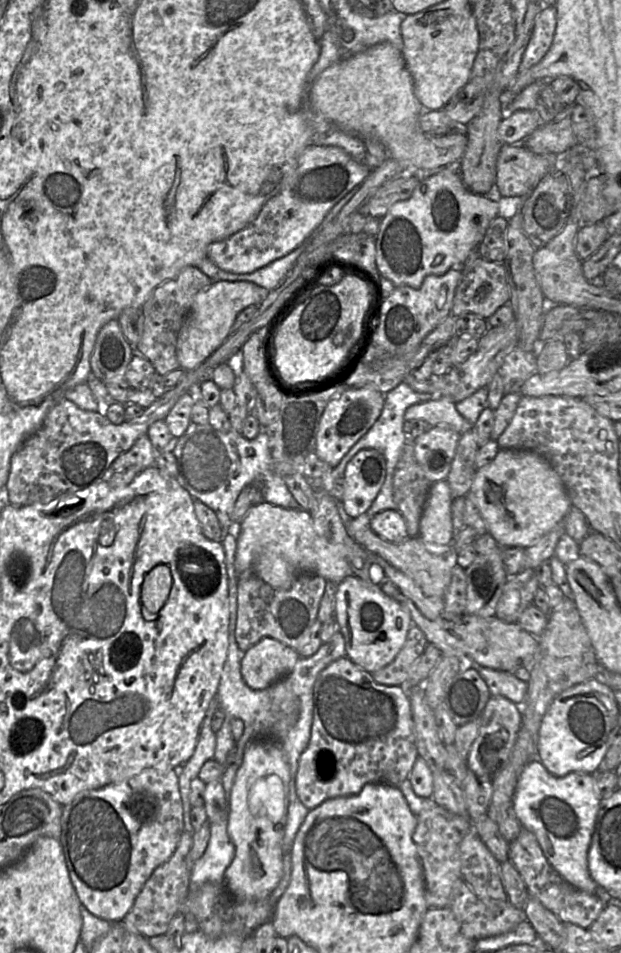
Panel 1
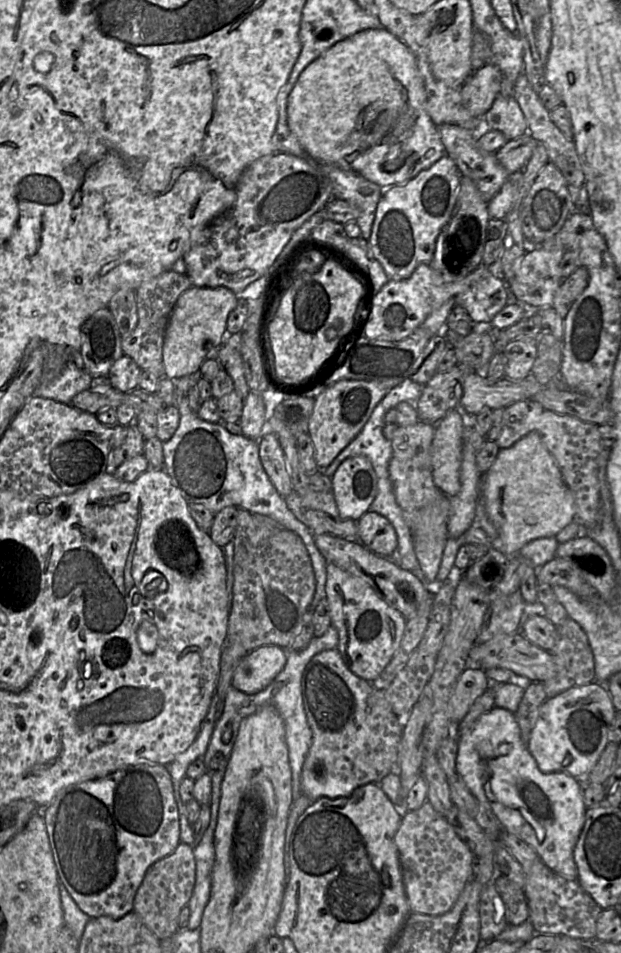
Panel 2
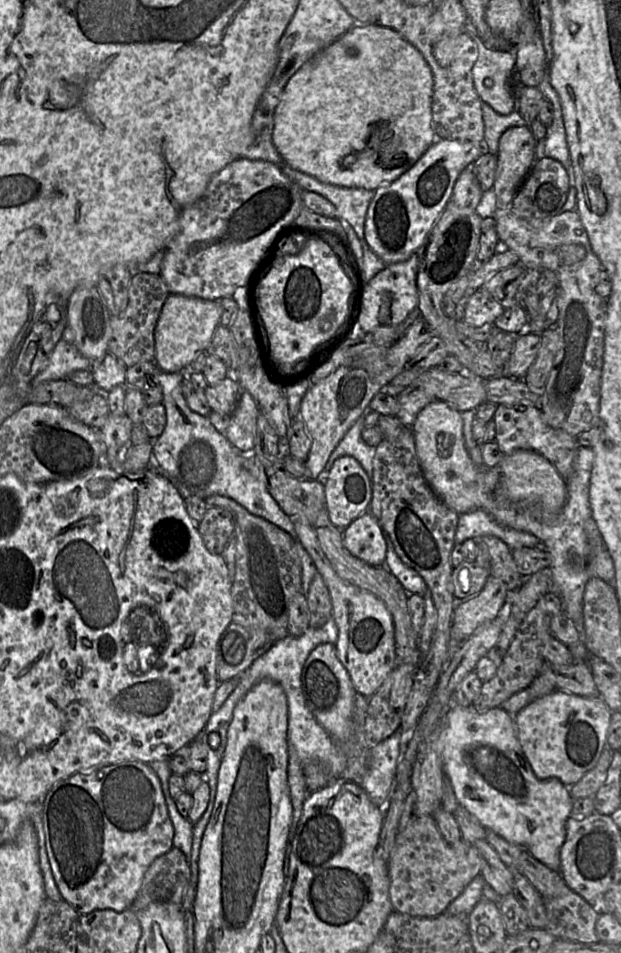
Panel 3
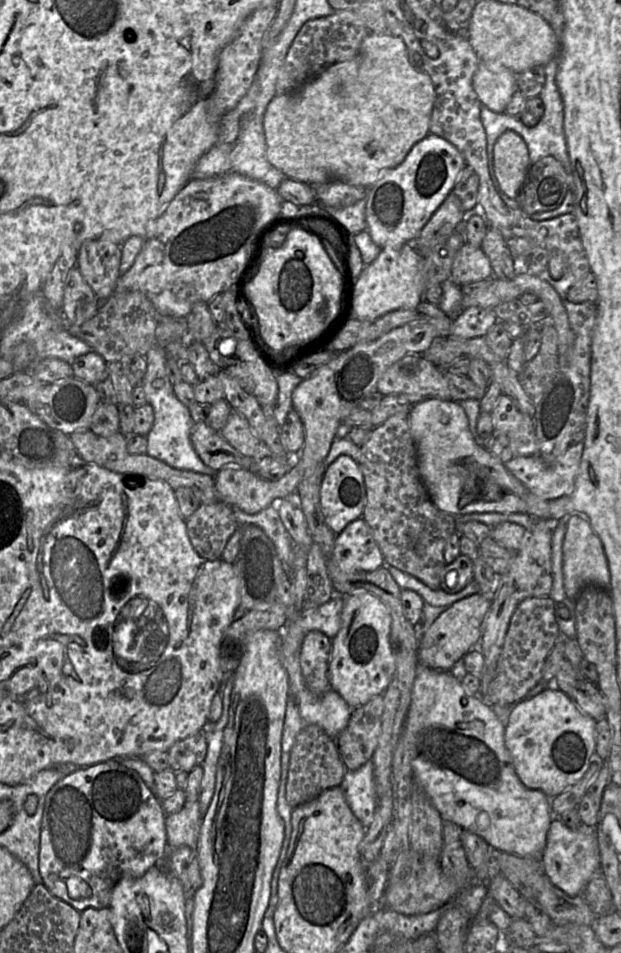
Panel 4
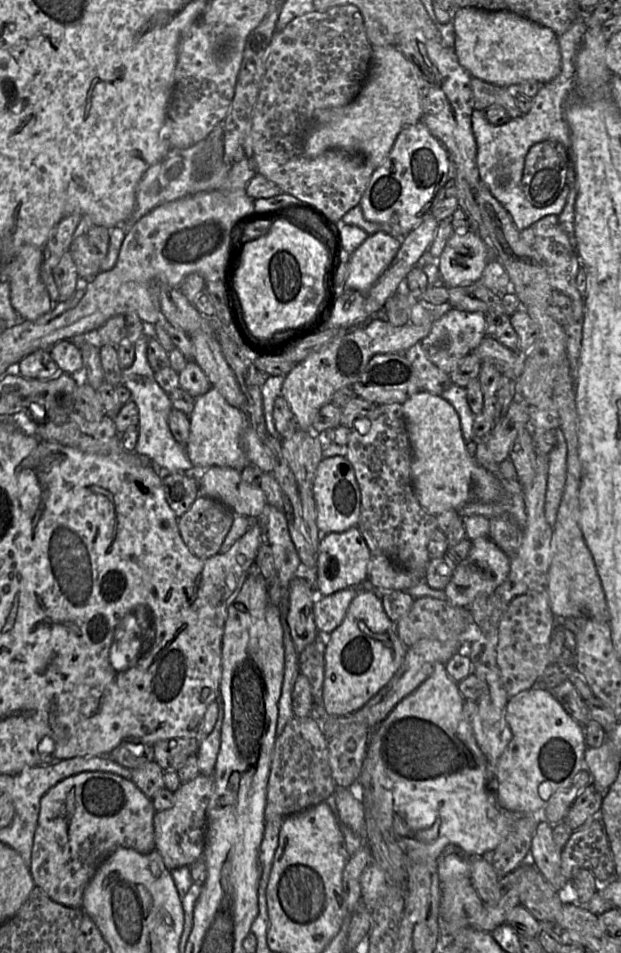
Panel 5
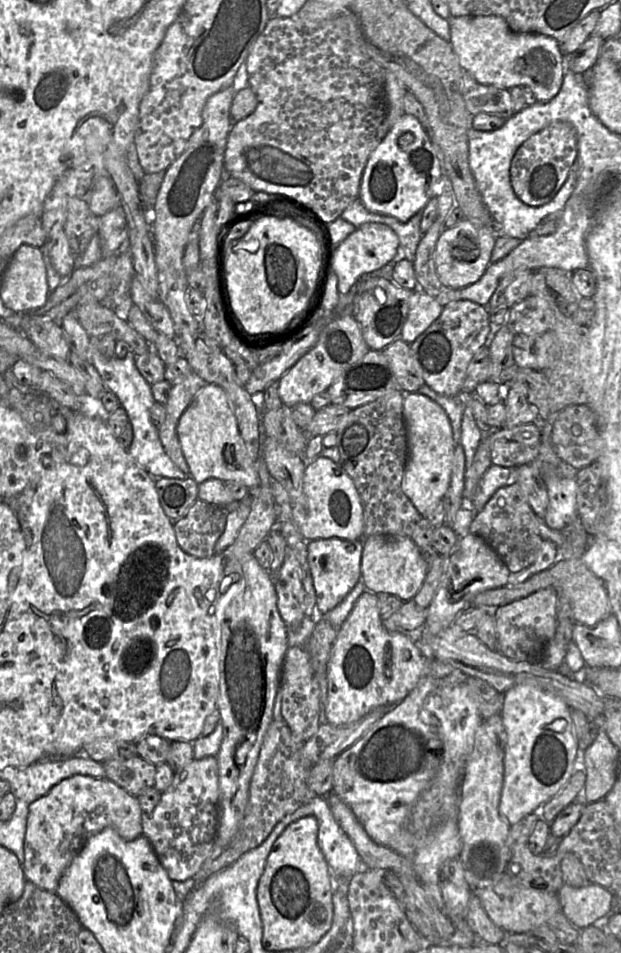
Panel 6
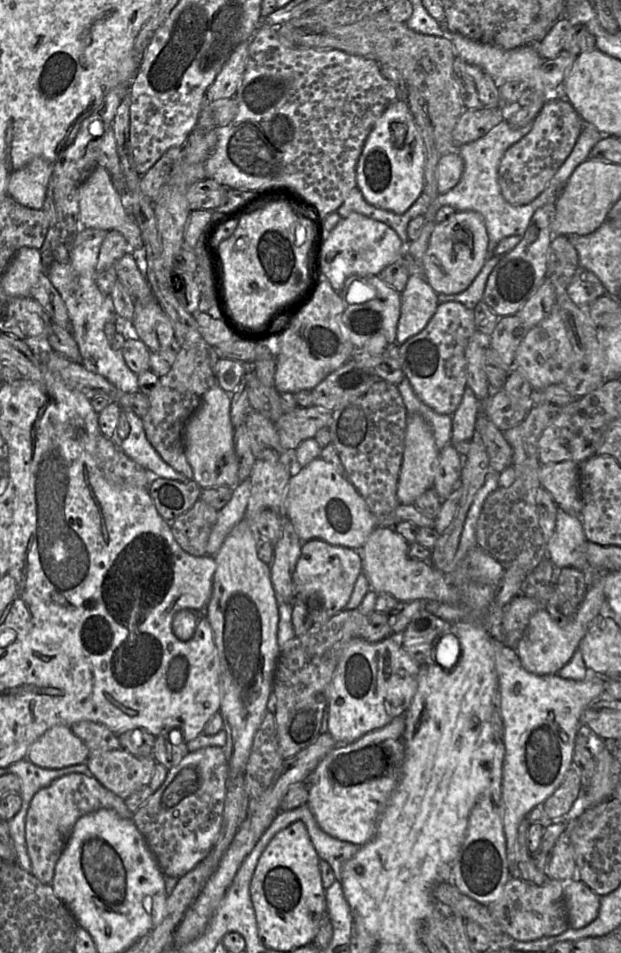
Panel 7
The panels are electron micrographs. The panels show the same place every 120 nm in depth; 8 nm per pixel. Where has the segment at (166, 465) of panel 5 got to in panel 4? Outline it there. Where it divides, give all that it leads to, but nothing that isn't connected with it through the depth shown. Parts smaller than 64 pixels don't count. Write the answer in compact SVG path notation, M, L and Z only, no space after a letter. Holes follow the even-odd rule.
M156 343L147 352L145 359L147 369L139 385L143 387L147 404L150 404L154 411L154 423L146 435L146 454L173 468L214 476L217 471L212 470L203 463L192 445L190 437L195 422L190 415L188 407L178 400L173 392L165 349Z

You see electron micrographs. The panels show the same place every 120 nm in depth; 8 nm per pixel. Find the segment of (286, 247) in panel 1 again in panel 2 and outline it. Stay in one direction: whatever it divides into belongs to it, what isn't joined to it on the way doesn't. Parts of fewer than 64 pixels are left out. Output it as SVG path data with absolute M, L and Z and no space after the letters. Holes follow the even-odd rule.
M274 153L263 156L252 162L239 177L235 186L235 192L236 200L233 206L226 213L215 219L206 228L198 233L198 240L182 257L182 262L185 265L185 274L190 279L192 286L209 288L226 287L235 294L239 295L249 284L268 273L268 270L272 267L286 244L290 241L293 233L315 213L324 209L326 204L331 199L335 199L332 197L331 182L325 174L323 174L317 167L310 164L306 160L286 153Z

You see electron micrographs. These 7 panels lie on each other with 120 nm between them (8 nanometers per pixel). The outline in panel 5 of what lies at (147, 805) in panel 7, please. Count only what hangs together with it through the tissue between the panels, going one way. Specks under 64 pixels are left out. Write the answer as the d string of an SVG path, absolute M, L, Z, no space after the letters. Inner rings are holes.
M199 774L192 781L181 784L174 792L175 801L171 808L155 813L153 826L156 850L161 854L164 865L169 871L190 866L203 857L207 824L206 811L213 787L213 776Z

